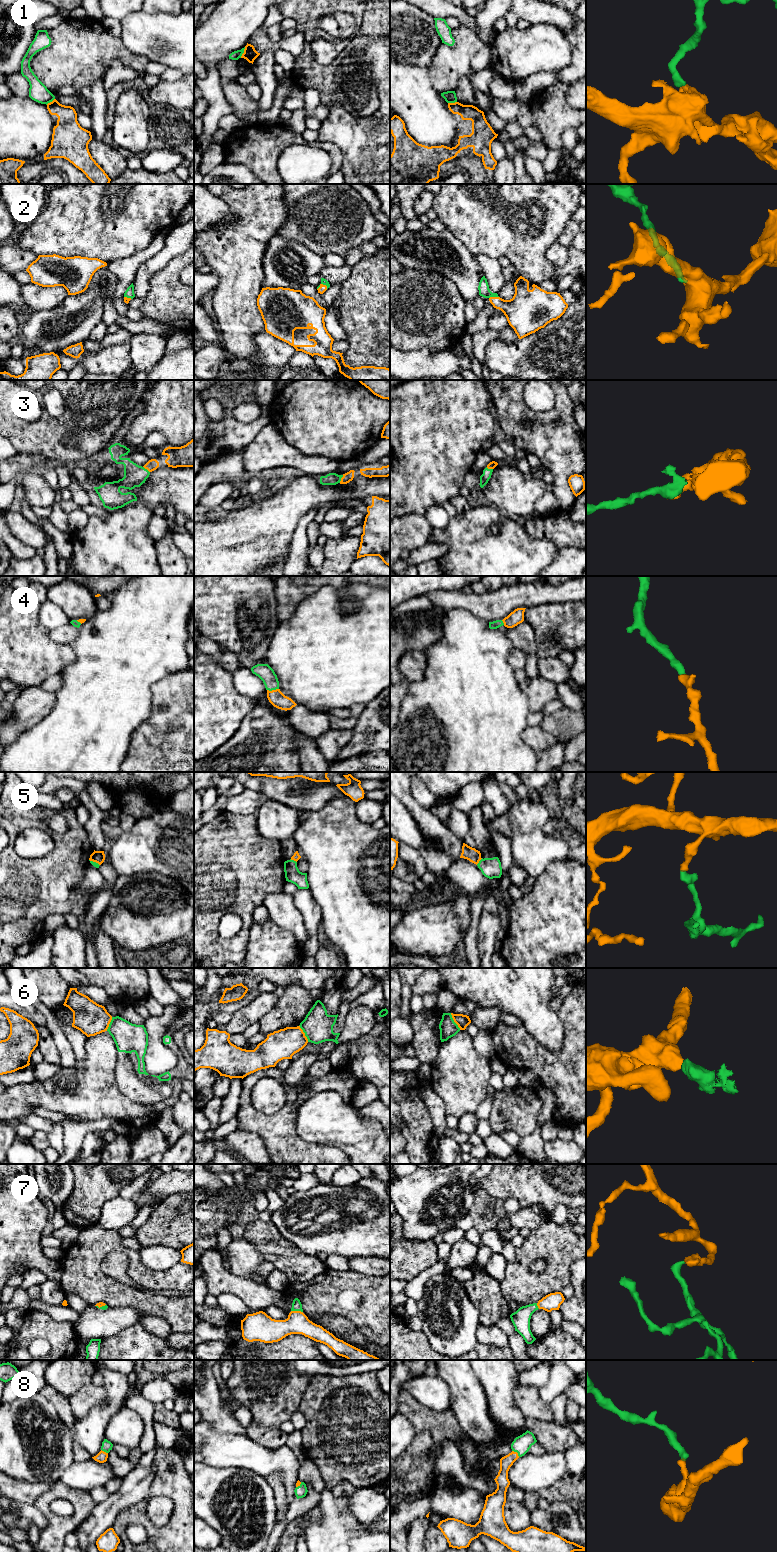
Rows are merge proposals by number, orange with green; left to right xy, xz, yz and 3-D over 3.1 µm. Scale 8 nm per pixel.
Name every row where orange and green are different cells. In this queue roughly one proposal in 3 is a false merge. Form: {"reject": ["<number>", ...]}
{"reject": ["1", "5", "6"]}

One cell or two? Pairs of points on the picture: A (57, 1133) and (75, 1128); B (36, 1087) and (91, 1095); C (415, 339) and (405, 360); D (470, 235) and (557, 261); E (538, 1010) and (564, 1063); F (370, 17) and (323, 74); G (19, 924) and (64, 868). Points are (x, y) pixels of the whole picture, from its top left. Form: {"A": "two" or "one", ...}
{"A": "two", "B": "one", "C": "two", "D": "two", "E": "two", "F": "one", "G": "one"}

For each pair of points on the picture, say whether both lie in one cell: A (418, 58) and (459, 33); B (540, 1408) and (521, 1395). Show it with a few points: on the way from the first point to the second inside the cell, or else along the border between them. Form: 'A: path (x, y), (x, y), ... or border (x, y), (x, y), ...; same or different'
A: border (441, 42), (432, 61), (428, 65); different
B: path (535, 1408), (526, 1399); same

